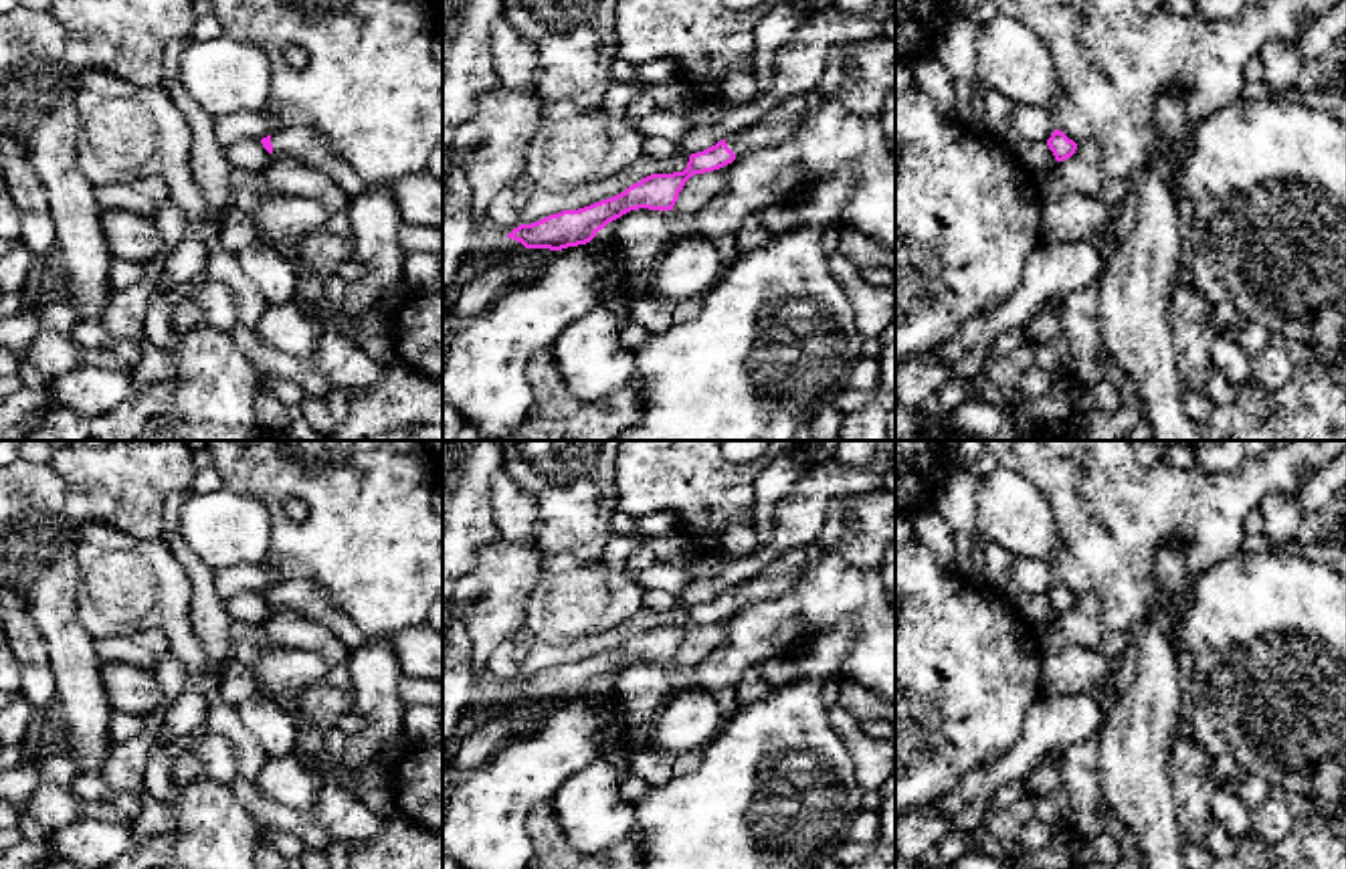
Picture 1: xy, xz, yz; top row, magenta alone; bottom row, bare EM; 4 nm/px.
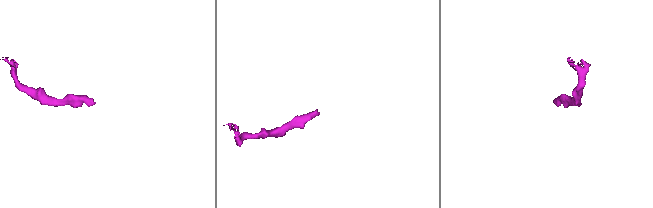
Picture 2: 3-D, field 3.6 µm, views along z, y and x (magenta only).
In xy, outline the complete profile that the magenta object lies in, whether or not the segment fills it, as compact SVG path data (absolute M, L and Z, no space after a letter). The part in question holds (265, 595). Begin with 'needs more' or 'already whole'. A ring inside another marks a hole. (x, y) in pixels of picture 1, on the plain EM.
needs more | M285 580L261 592L263 600L273 608L299 610L319 624L327 626L352 653L366 643L362 629L340 610L313 582Z

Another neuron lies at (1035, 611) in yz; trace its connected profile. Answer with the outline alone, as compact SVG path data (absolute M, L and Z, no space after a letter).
M1019 592L1008 602L1031 633L1041 631L1057 614L1047 596Z

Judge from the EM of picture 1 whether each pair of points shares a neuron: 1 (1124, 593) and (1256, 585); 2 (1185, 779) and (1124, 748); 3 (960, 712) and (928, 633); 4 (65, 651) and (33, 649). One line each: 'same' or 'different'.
1: different
2: different
3: same
4: different

